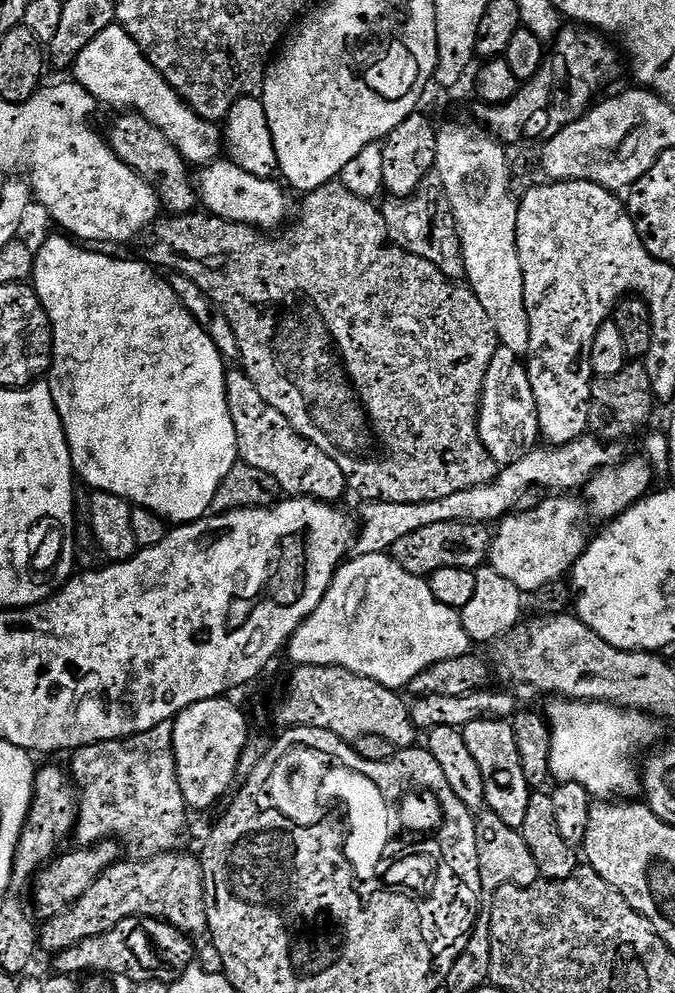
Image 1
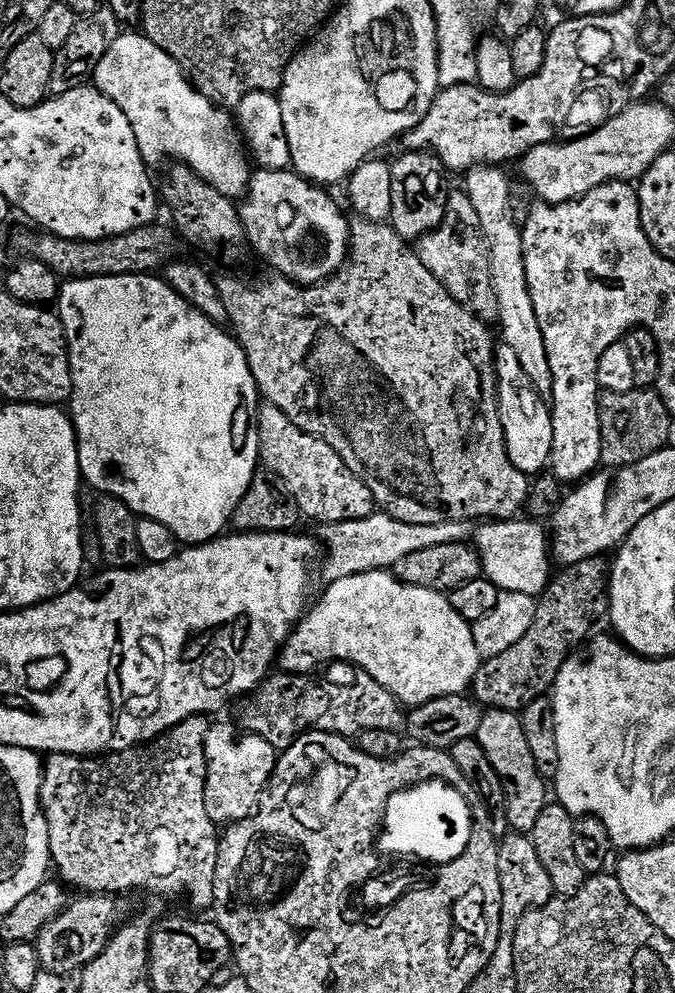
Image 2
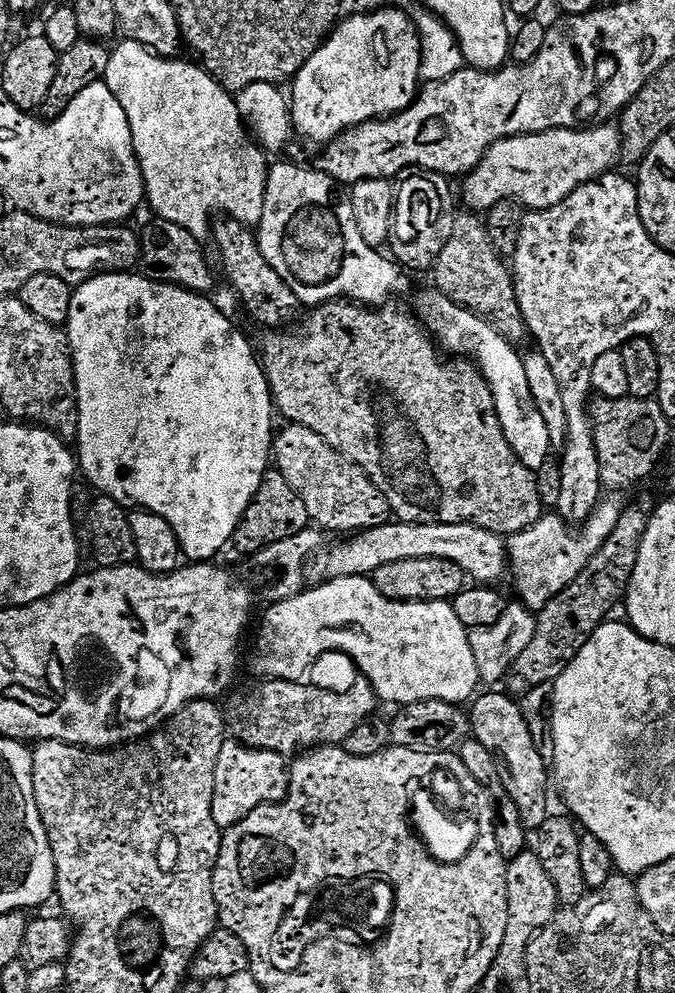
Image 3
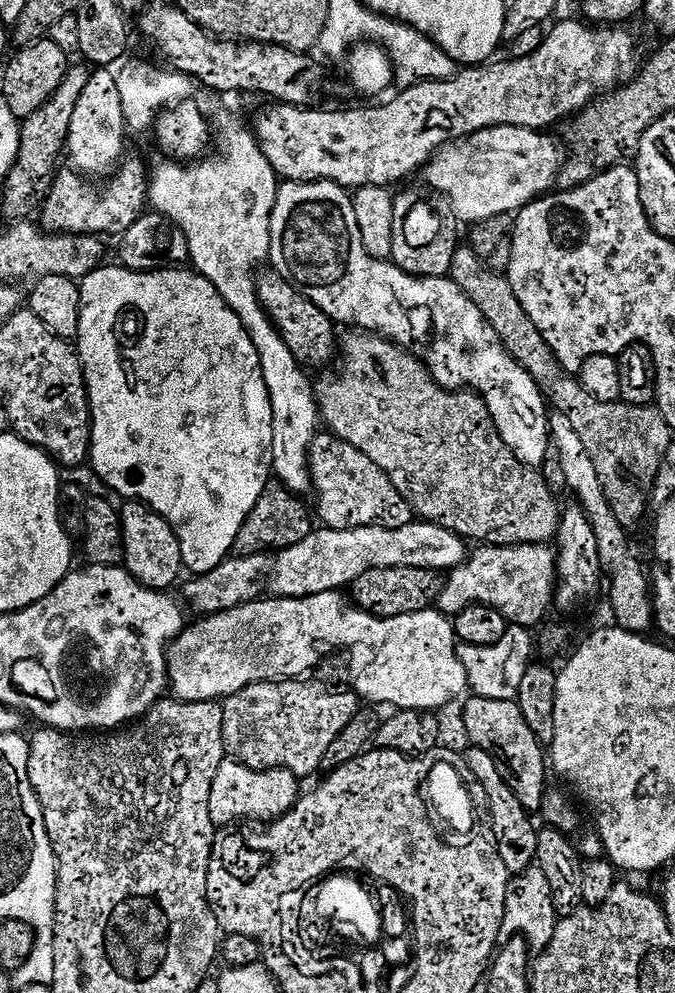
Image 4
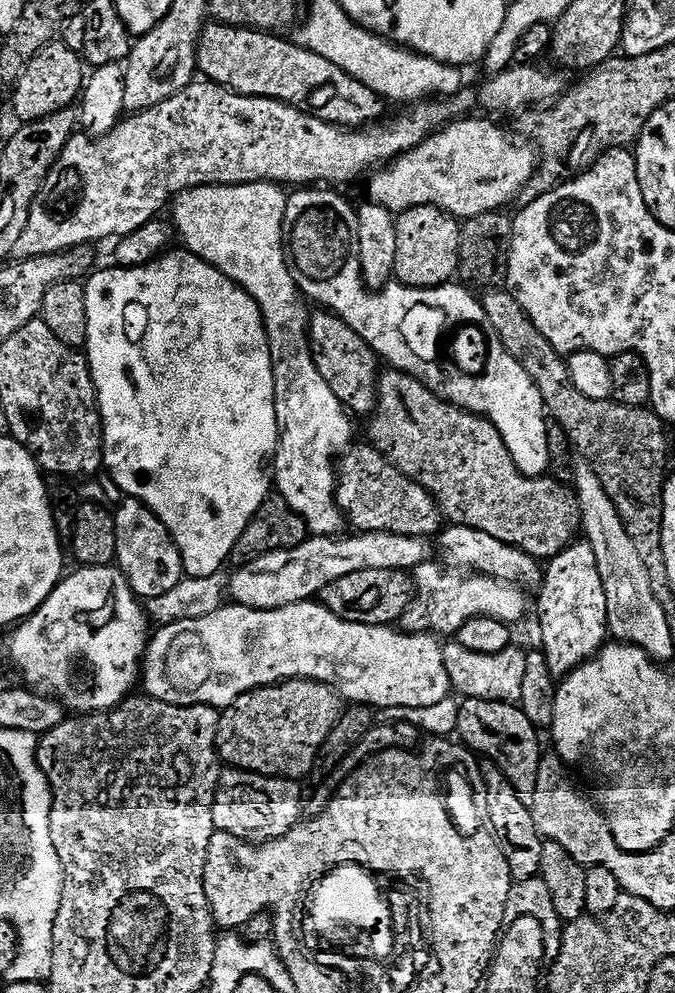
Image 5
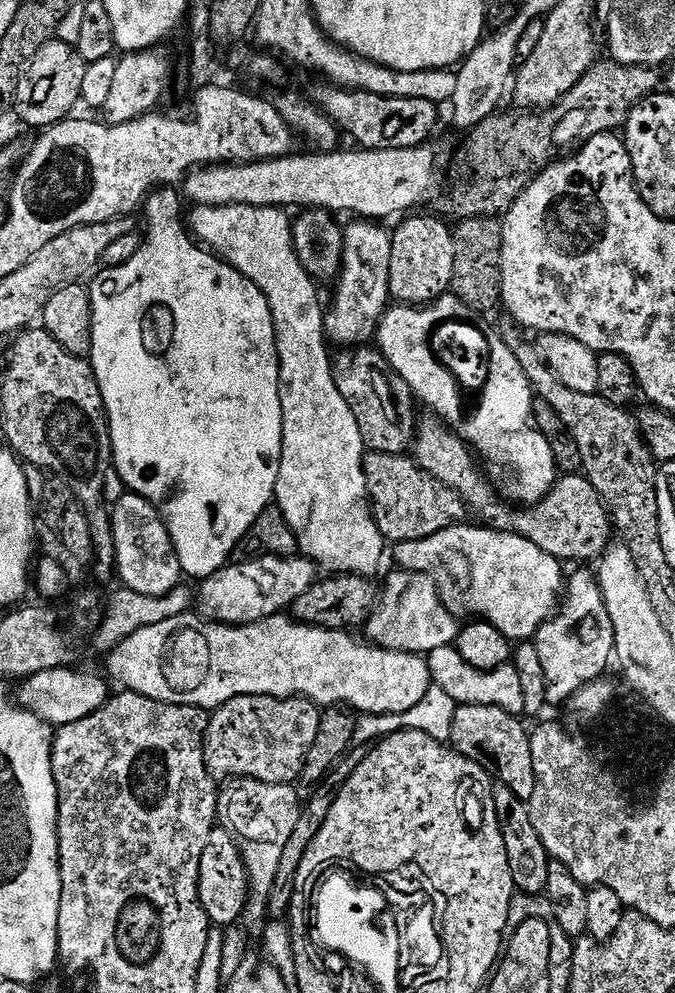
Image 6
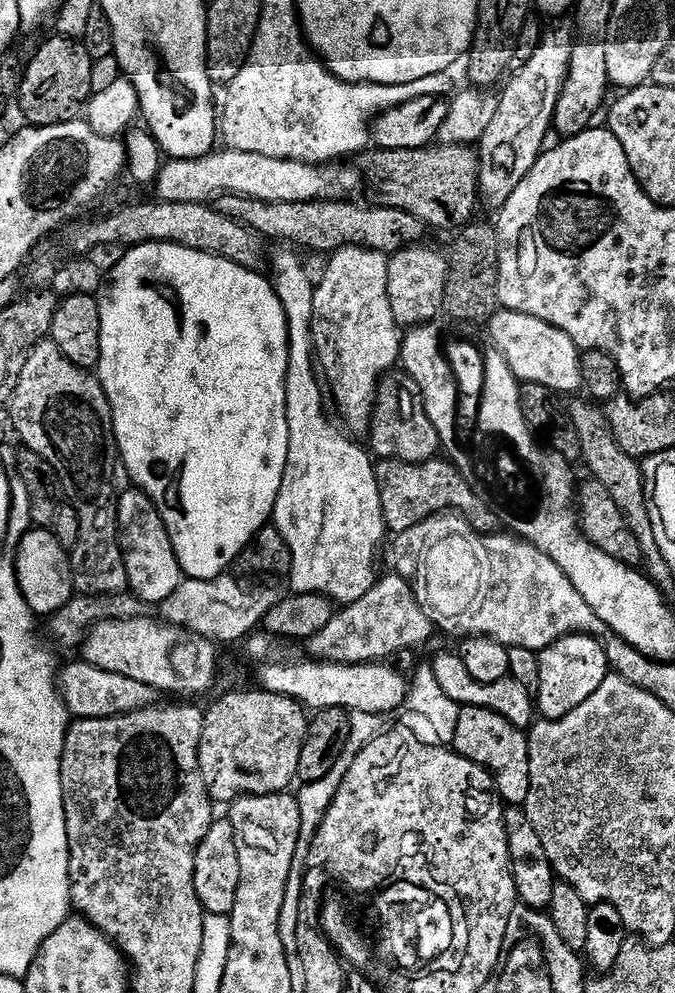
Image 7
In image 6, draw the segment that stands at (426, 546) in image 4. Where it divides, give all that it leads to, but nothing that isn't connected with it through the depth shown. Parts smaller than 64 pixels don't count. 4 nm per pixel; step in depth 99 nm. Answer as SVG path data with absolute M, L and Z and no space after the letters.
M265 556L232 562L219 568L212 576L203 577L201 584L204 585L194 596L194 608L205 620L214 624L259 624L291 609L292 604L302 598L317 579L317 565L307 558Z

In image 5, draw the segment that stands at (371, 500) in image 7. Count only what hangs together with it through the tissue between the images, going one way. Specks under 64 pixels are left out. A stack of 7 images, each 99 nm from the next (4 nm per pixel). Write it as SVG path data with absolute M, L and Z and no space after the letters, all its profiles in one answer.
M230 184L189 188L180 193L170 204L171 223L184 239L183 247L208 264L214 265L226 278L230 278L244 292L252 296L264 319L268 345L274 366L274 398L276 417L280 427L280 440L276 444L274 461L274 488L286 502L304 519L312 536L339 537L346 528L346 517L336 505L336 477L338 457L347 452L352 440L352 420L349 409L330 390L326 378L318 374L314 366L311 346L308 342L310 312L304 309L305 297L288 269L286 255L286 214L288 196L279 184Z

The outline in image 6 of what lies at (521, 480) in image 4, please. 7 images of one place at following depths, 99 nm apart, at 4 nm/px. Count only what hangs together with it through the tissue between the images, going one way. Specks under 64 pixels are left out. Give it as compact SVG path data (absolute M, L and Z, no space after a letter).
M428 414L416 425L414 441L414 459L423 472L429 472L438 482L442 482L450 490L454 490L463 498L465 504L473 513L481 516L487 527L498 532L513 532L515 536L526 538L538 546L538 550L546 550L555 560L567 562L576 560L580 552L588 552L592 548L592 539L596 536L597 553L607 552L610 537L614 528L610 523L606 505L594 486L583 474L574 476L561 475L556 485L548 491L541 504L520 506L516 512L508 512L509 505L505 503L499 492L490 483L482 468L476 465L477 457L473 449L439 415Z

